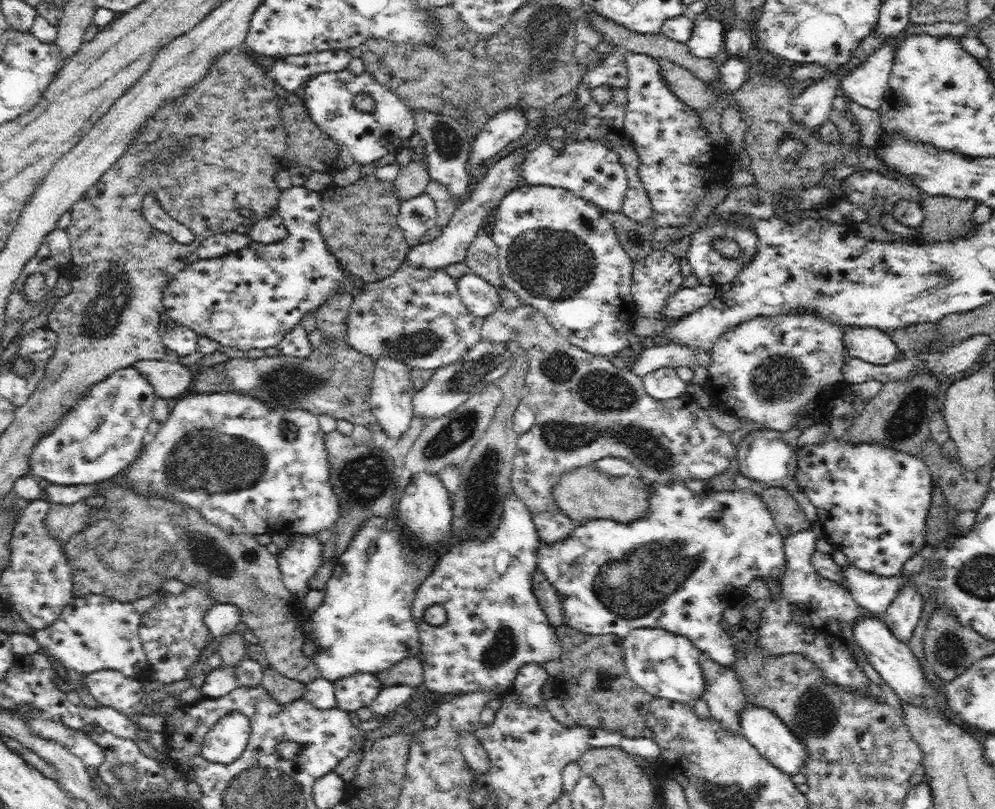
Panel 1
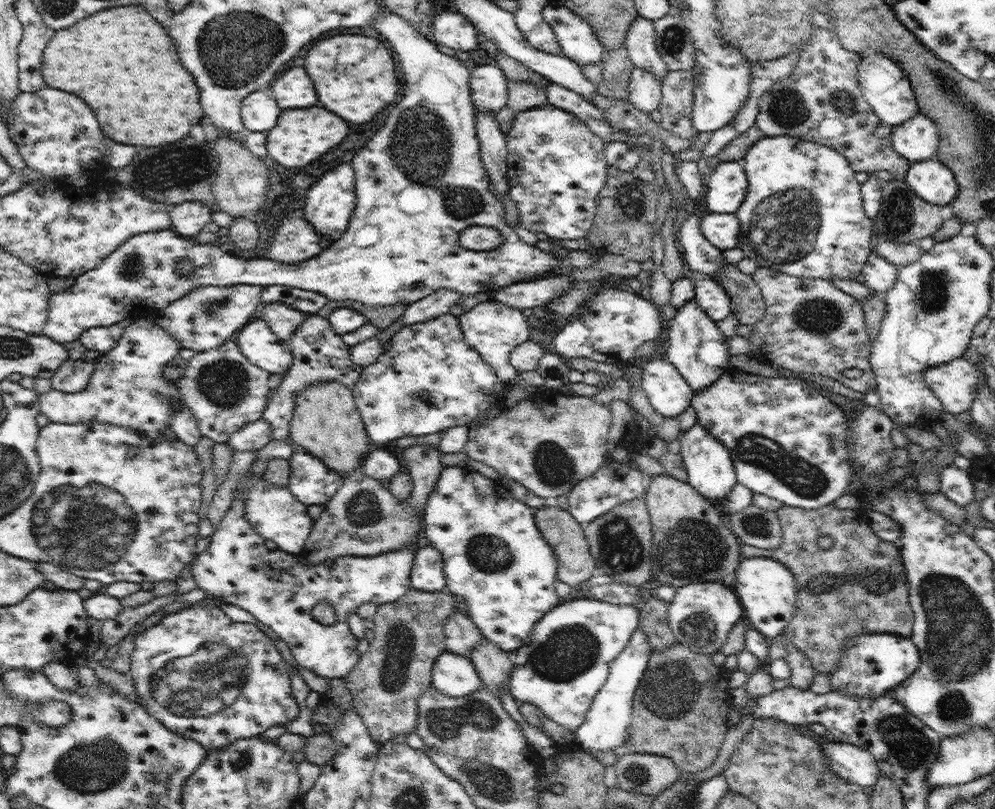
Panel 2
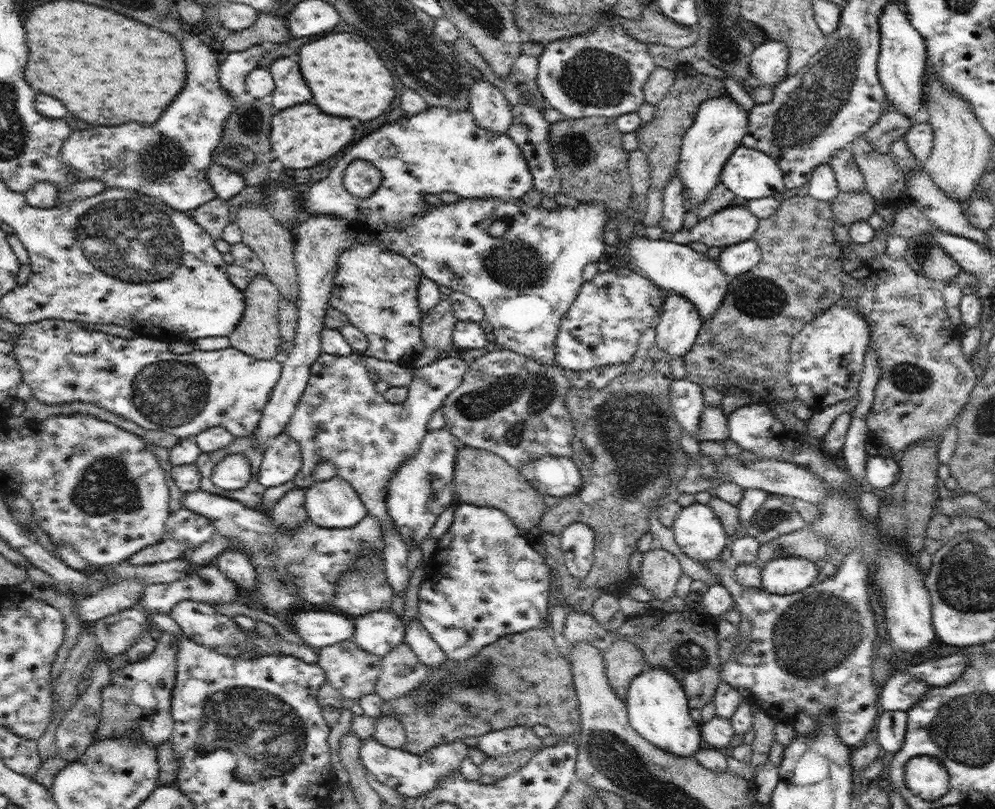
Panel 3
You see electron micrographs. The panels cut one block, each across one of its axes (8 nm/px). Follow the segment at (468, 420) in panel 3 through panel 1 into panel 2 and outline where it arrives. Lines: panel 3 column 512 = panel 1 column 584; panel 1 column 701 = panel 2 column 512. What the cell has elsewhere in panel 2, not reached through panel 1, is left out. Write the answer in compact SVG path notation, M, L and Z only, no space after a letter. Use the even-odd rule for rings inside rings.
M559 394L553 404L539 406L530 397L522 399L514 407L503 410L499 415L490 418L482 427L469 427L465 454L492 466L500 475L525 486L540 498L568 494L572 487L582 479L602 468L607 459L607 442L612 424L610 408L590 397L572 394Z

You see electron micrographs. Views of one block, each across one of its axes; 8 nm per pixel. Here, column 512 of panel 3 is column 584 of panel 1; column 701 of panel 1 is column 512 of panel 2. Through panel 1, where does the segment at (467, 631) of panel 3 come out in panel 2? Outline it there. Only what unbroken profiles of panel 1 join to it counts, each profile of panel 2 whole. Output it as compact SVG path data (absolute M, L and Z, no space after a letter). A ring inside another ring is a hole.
M443 467L425 507L424 534L442 554L446 589L456 596L464 596L470 620L478 626L486 639L496 643L507 653L526 642L542 615L558 606L560 598L554 589L557 578L557 556L550 543L536 526L535 510L519 502L511 489L473 471L468 467Z

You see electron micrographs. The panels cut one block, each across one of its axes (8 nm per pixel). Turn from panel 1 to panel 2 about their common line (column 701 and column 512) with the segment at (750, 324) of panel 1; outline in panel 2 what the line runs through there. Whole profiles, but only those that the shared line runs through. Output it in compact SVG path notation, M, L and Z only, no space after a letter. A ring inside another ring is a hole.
M448 312L427 321L406 325L398 330L398 332L393 335L391 344L387 346L384 354L381 354L379 357L379 360L372 365L361 368L360 377L356 383L354 383L351 390L353 392L358 412L361 414L362 422L364 422L366 426L366 434L368 434L368 438L370 438L370 442L381 447L391 447L391 441L396 440L397 438L402 438L402 436L434 434L434 432L440 432L452 428L453 426L469 426L470 422L479 416L479 412L484 412L494 403L498 405L500 402L504 402L504 394L509 391L513 385L514 382L502 382L500 378L496 377L492 368L489 365L486 365L486 362L482 361L478 352L476 352L476 350L464 340L464 334L462 334L458 316L454 315L453 312Z

